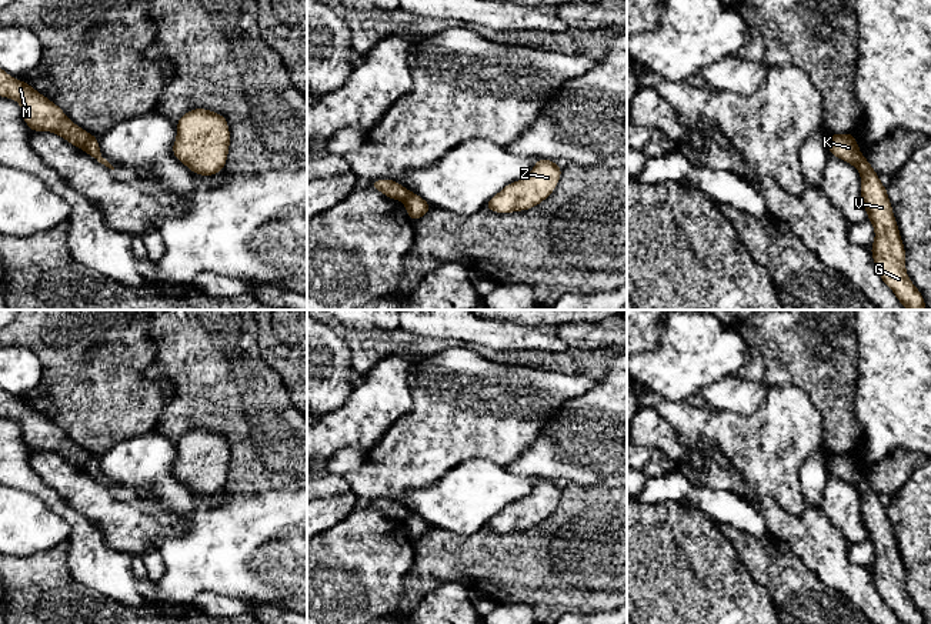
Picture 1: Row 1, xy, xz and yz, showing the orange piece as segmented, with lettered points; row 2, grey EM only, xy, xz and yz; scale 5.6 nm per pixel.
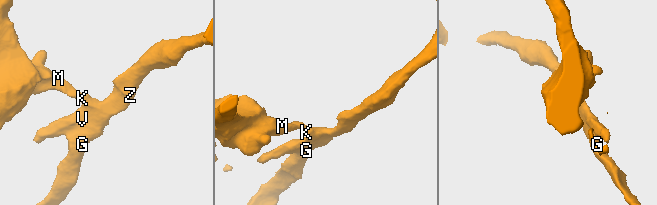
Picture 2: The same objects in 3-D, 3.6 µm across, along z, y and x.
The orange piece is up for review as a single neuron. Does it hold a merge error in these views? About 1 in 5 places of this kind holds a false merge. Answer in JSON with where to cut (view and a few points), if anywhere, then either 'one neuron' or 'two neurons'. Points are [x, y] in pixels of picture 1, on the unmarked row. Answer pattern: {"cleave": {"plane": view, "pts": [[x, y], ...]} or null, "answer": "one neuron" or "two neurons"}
{"cleave": {"plane": "xy", "pts": [[90, 454], [83, 469]]}, "answer": "two neurons"}

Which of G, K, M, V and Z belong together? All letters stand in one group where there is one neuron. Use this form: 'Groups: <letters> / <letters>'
Groups: G K V Z / M

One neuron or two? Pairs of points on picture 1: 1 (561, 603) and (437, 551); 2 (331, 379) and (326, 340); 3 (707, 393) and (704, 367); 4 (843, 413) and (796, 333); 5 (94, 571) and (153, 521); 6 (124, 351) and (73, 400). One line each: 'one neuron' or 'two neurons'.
1: one neuron
2: one neuron
3: two neurons
4: one neuron
5: two neurons
6: one neuron

